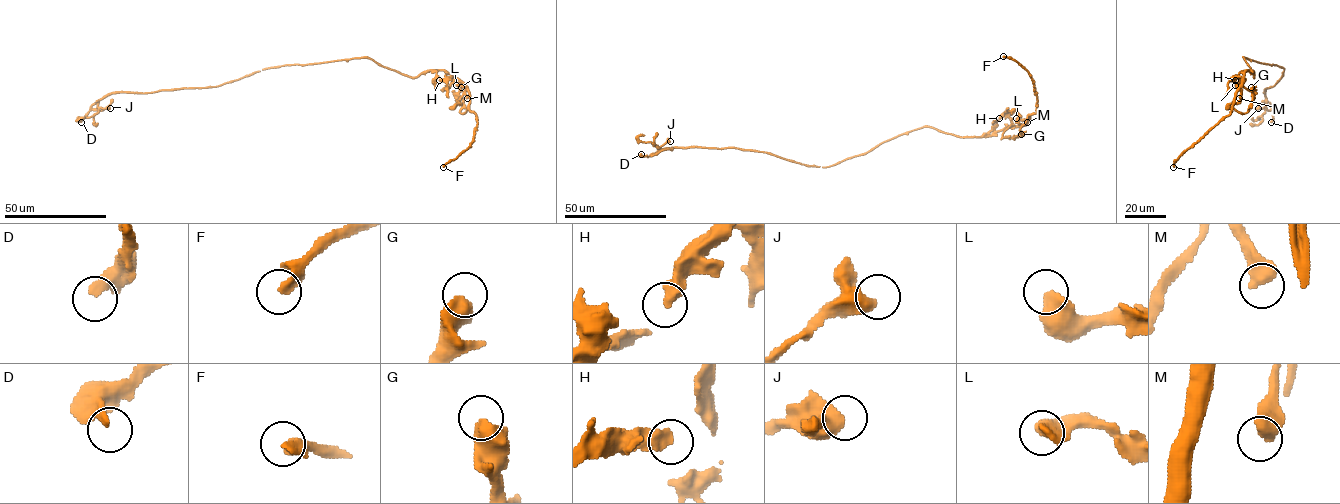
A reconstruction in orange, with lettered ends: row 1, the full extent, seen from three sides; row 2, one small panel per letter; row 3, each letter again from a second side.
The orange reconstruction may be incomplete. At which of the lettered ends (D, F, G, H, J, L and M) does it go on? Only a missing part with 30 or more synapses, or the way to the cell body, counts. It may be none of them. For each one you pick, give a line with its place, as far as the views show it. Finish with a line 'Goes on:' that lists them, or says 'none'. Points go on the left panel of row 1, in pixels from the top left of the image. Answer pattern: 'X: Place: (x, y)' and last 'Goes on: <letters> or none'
Goes on: none

